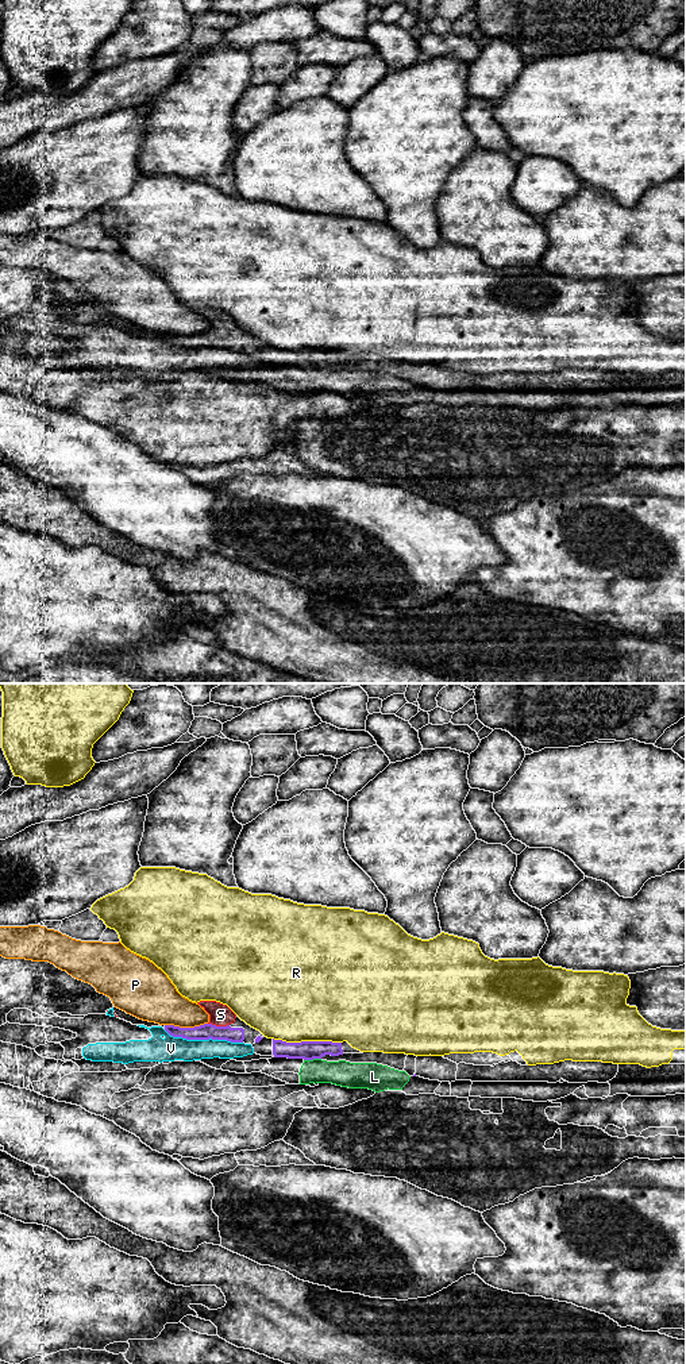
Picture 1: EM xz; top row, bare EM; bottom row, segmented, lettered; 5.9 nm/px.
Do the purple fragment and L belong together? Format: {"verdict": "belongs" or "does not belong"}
{"verdict": "does not belong"}

